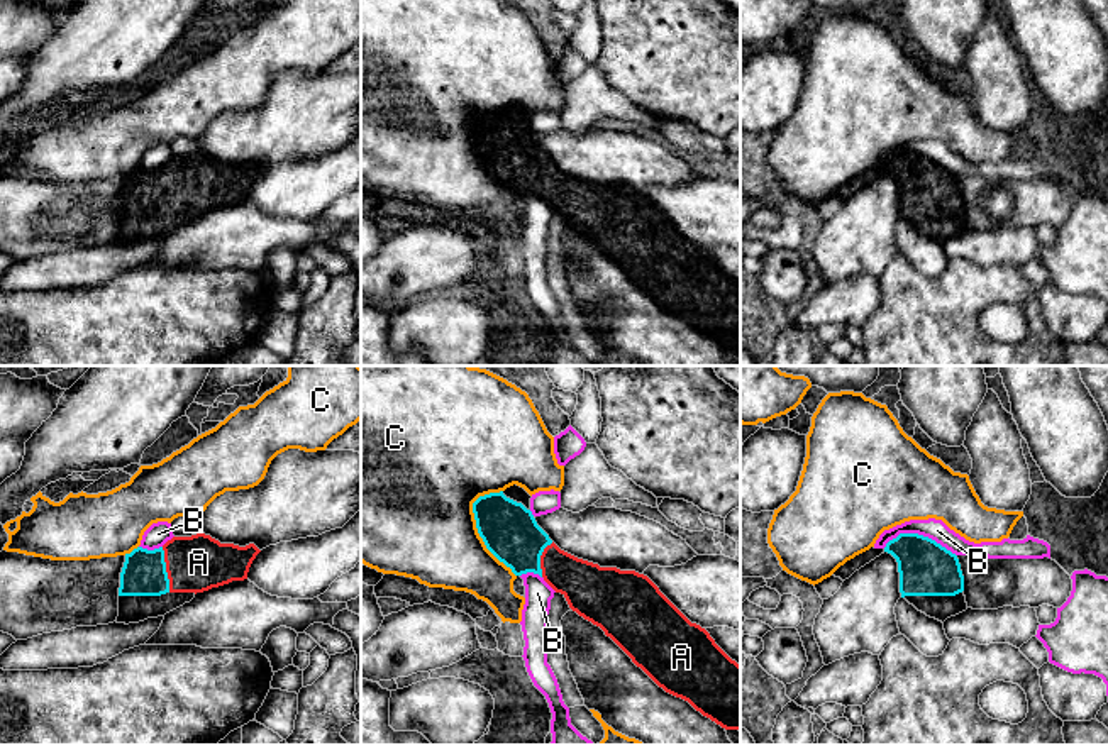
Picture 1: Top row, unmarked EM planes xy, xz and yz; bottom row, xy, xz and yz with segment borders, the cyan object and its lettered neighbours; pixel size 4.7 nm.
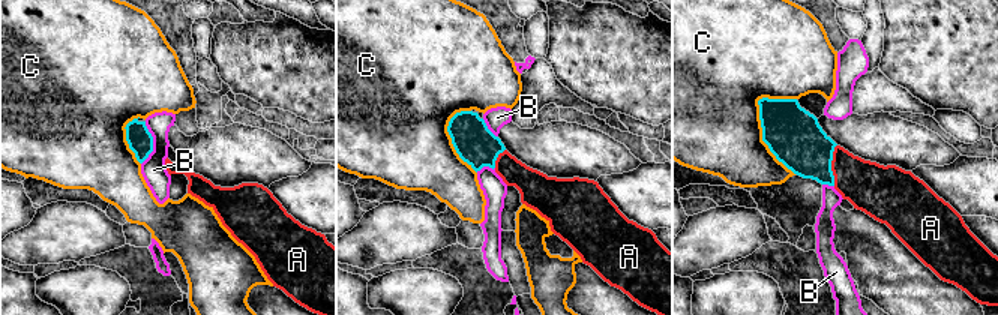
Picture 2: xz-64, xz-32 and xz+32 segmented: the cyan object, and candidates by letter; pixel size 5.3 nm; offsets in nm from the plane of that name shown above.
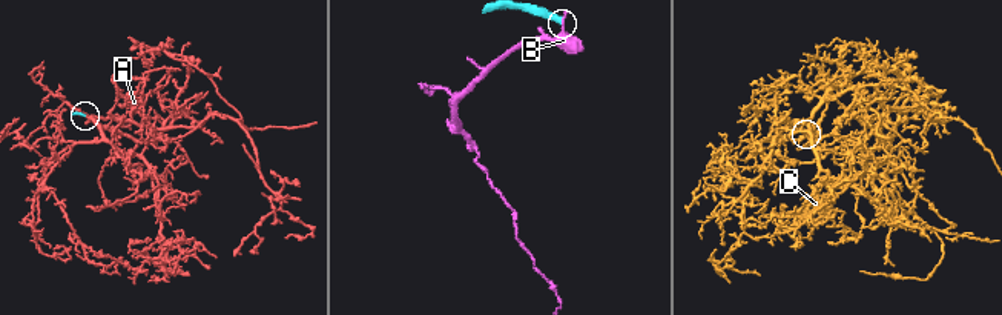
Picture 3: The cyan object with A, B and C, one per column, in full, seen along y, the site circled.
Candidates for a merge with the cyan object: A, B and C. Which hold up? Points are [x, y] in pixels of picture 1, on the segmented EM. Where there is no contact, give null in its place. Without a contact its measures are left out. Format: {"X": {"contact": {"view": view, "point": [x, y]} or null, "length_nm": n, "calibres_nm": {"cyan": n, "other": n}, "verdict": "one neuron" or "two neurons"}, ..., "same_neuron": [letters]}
{"A": {"contact": {"view": "xy", "point": [165, 569]}, "length_nm": 220, "calibres_nm": {"cyan": 200, "other": 260}, "verdict": "one neuron"}, "B": {"contact": {"view": "yz", "point": [920, 535]}, "length_nm": 360, "calibres_nm": {"cyan": 260, "other": 100}, "verdict": "two neurons"}, "C": {"contact": {"view": "xz", "point": [480, 535]}, "length_nm": 420, "calibres_nm": {"cyan": 260, "other": 460}, "verdict": "two neurons"}, "same_neuron": ["A"]}

